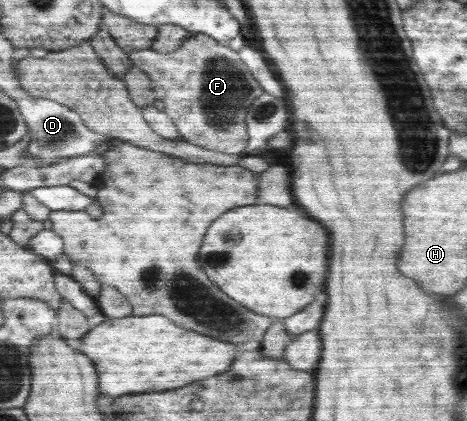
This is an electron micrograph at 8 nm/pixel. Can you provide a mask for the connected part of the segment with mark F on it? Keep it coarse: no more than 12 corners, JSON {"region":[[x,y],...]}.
{"region":[[187,36],[129,50],[183,141],[244,153],[264,90],[237,51]]}

